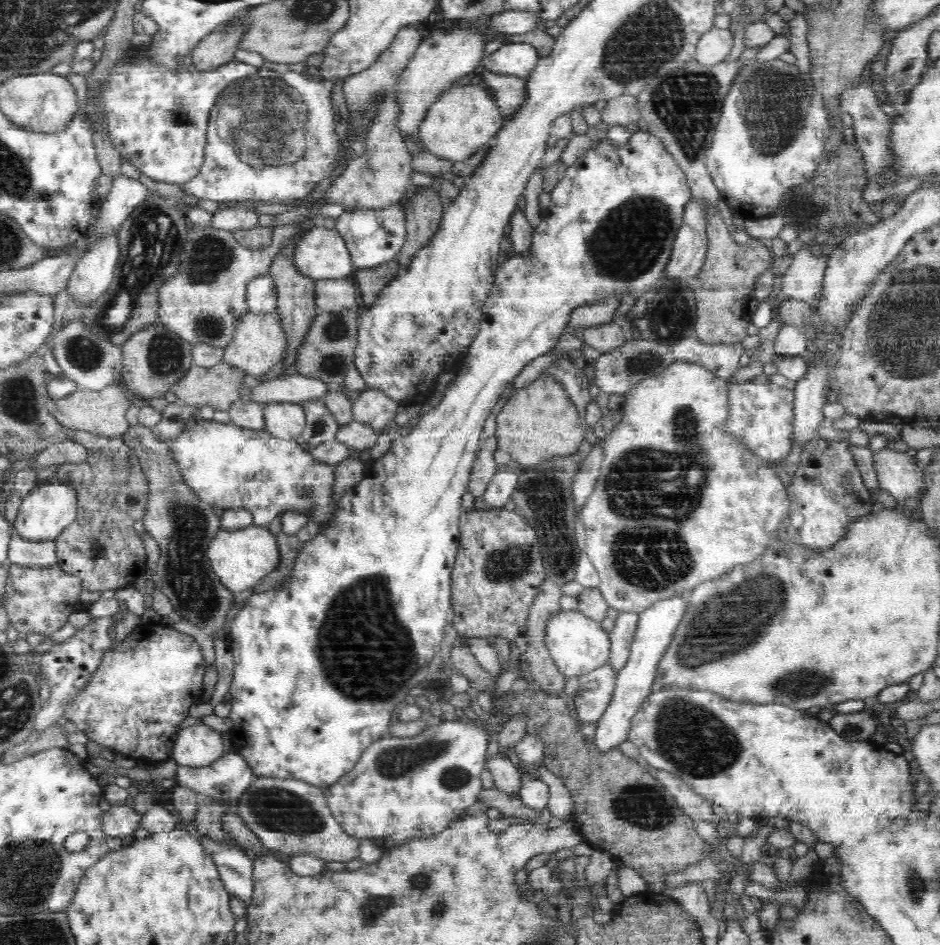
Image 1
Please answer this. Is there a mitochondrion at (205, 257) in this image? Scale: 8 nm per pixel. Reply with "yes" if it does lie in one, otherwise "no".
yes

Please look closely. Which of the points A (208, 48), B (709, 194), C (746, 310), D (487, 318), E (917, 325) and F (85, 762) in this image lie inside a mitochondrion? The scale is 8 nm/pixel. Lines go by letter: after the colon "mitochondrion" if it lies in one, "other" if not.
A: other
B: other
C: other
D: other
E: mitochondrion
F: other

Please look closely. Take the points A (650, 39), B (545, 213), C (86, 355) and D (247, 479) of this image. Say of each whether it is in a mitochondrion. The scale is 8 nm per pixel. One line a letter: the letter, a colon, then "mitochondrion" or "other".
A: mitochondrion
B: other
C: mitochondrion
D: other

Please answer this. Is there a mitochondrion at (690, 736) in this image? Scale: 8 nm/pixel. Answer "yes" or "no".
yes

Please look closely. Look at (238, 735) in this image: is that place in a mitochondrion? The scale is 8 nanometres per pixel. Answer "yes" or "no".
no

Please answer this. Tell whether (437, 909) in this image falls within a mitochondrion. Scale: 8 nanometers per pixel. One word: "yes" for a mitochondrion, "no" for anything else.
yes

